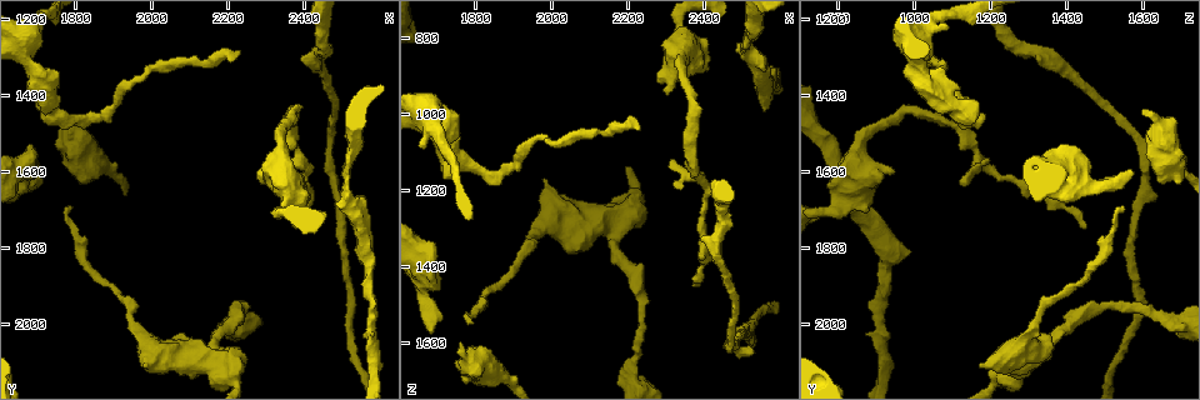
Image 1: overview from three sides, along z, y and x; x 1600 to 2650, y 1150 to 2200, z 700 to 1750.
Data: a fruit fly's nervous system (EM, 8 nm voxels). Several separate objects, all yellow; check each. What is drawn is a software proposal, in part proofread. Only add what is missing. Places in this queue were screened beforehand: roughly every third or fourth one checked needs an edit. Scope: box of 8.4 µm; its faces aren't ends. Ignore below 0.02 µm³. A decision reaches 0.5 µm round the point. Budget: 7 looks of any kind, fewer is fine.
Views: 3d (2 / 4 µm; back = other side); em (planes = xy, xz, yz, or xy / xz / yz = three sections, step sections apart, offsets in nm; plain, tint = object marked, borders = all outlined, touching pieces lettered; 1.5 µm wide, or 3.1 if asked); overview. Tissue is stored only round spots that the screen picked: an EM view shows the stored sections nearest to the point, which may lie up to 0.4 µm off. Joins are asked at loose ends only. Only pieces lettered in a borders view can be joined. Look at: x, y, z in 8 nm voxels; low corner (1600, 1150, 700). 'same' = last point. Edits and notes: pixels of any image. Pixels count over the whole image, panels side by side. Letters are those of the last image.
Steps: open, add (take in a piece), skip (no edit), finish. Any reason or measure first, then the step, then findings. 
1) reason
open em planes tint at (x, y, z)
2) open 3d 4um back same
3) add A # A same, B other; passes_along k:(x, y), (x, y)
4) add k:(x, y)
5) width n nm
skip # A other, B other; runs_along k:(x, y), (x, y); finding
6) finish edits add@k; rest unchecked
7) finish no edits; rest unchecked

an open end
open em xz step 8 tint at (1775, 1690, 1555)

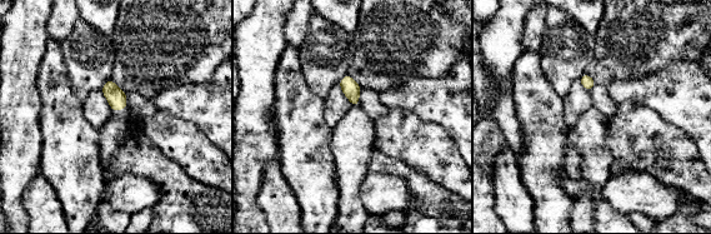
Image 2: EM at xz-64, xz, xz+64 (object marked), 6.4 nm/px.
another direction
open em planes borders same

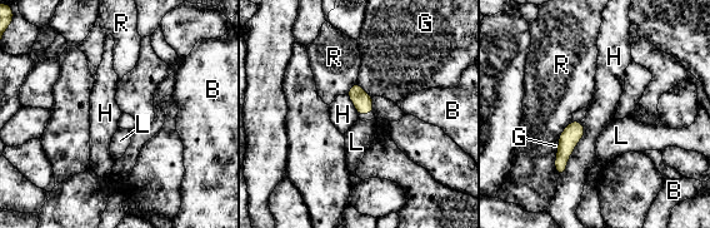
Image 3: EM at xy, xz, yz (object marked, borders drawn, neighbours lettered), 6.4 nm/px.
skip # B other, G other, H other, L other, R other; no lettered piece goes on from it

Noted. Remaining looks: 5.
free end
open em planes borders at (1755, 1450, 1600)

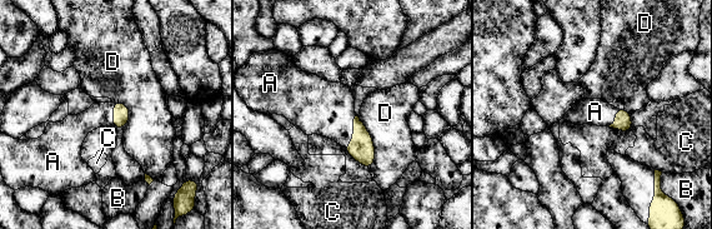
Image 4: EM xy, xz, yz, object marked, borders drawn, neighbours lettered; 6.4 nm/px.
longest_contact D 340 nm
add A # A same, B other, C other, D other; passes_along 4:(361, 148), (354, 132), (327, 109); it goes on there

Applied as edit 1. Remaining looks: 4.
branch stops here
open em xz step 8 borders at (1985, 2120, 1170)

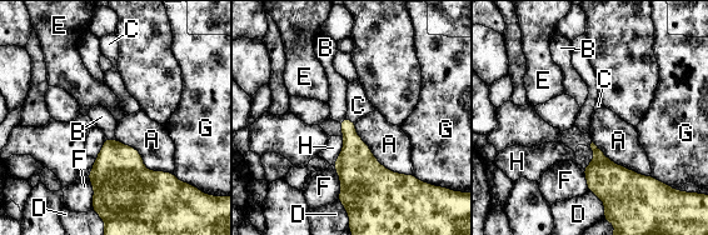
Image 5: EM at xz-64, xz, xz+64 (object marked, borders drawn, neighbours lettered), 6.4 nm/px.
add C # A other, B other, C same, D other, E other, F other, G other, H other; passes_along 5:(355, 158), (349, 120), (358, 105); it goes on there

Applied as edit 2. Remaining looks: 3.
finish edits add@4, add@5; rest unchecked

